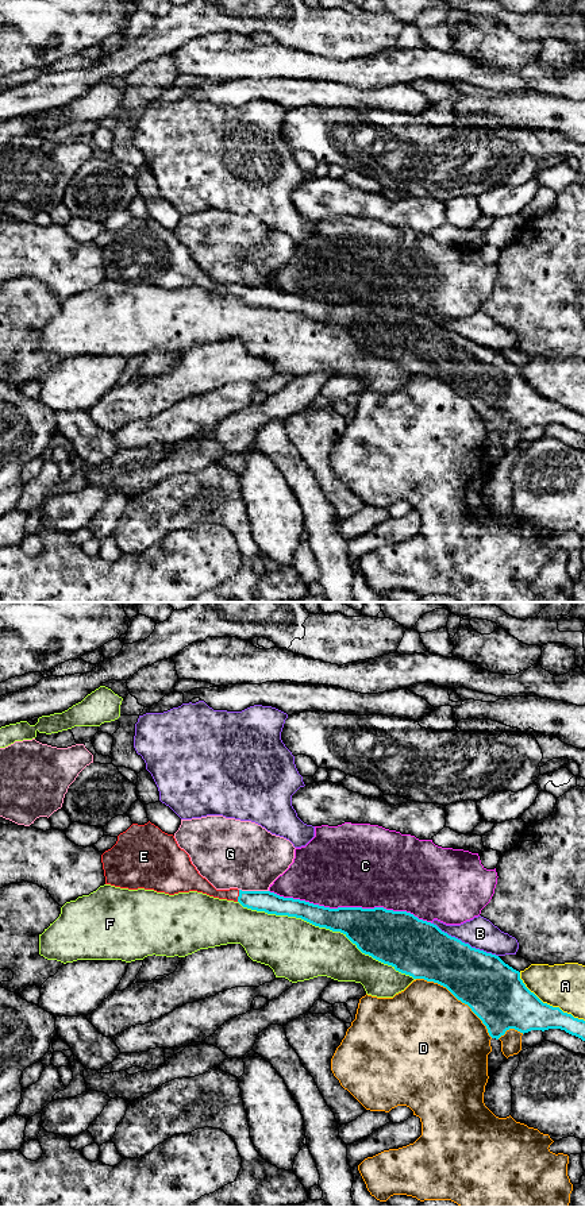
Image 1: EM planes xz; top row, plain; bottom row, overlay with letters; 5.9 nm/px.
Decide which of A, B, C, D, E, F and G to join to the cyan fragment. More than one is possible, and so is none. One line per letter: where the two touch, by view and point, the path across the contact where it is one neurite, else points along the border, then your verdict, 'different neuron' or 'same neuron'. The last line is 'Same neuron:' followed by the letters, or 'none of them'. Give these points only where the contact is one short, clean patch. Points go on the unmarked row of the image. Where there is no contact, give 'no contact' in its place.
A: contact xz (549, 400); different neuron
B: contact xz (464, 338); different neuron
C: contact xz (350, 303); different neuron
D: contact xz (458, 394); different neuron
E: contact xz (239, 290); way xz (269, 297), (247, 294), (239, 290), (216, 289), (200, 280); same neuron
F: contact xz (327, 323); different neuron
G: contact xz (254, 286); different neuron
Same neuron: E

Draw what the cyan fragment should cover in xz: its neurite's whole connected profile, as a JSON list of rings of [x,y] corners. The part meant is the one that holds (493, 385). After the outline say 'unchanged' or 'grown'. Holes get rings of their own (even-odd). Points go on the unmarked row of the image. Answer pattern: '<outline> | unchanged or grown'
[[[150,216],[132,219],[120,228],[116,239],[101,250],[101,258],[105,279],[169,290],[197,286],[340,327],[362,348],[413,374],[446,382],[472,404],[492,433],[499,435],[509,424],[523,429],[561,424],[585,436],[585,416],[543,398],[526,382],[519,366],[411,308],[384,302],[330,304],[270,286],[216,285],[199,269],[174,231]]] | grown

